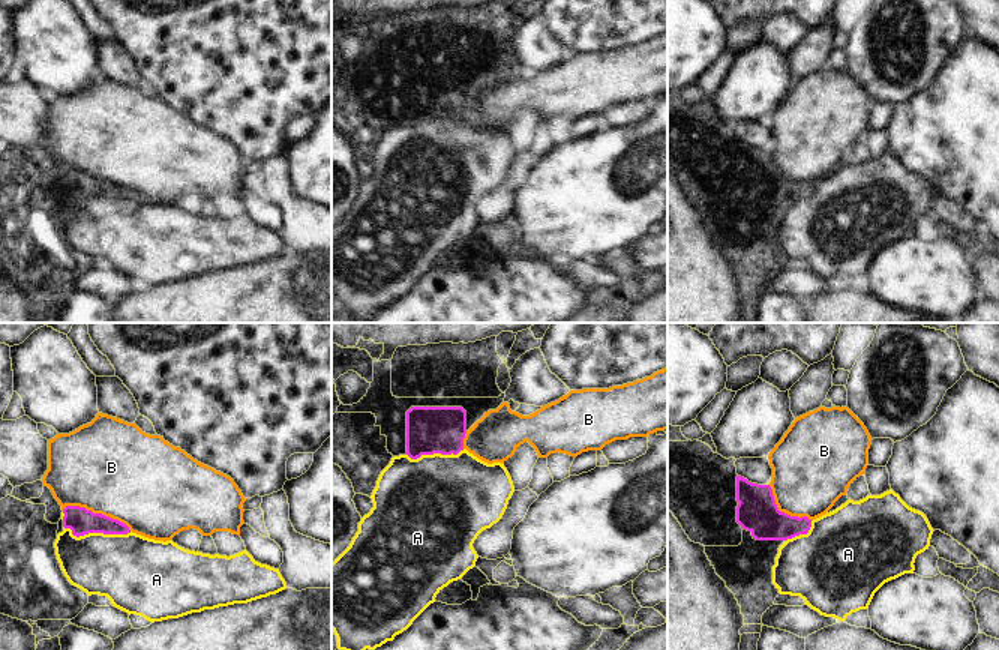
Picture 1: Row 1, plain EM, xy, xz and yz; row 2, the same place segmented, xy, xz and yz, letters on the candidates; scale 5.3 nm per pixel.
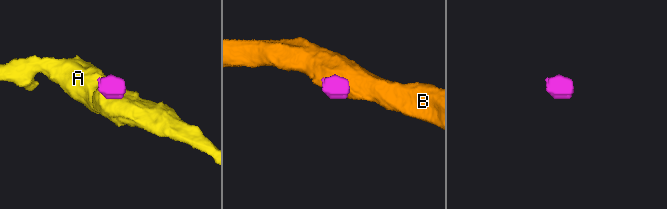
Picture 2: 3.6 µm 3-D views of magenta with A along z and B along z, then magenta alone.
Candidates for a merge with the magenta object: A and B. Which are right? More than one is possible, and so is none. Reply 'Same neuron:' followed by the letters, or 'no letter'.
Same neuron: no letter

